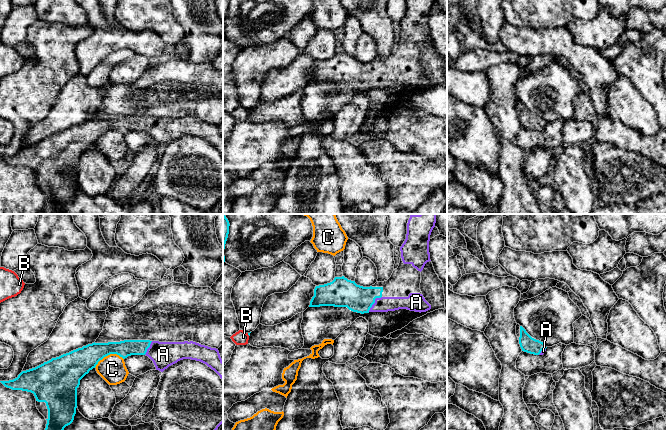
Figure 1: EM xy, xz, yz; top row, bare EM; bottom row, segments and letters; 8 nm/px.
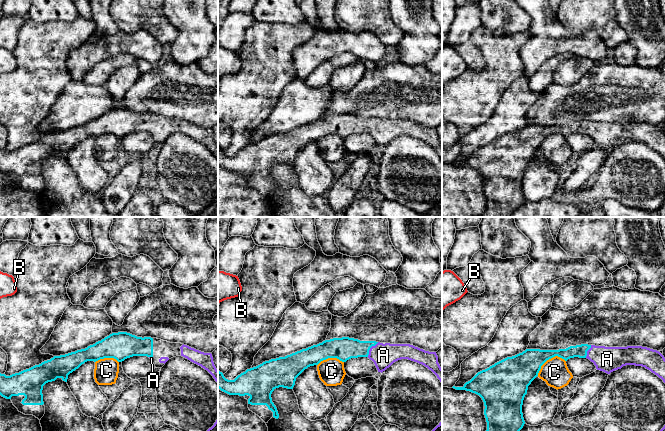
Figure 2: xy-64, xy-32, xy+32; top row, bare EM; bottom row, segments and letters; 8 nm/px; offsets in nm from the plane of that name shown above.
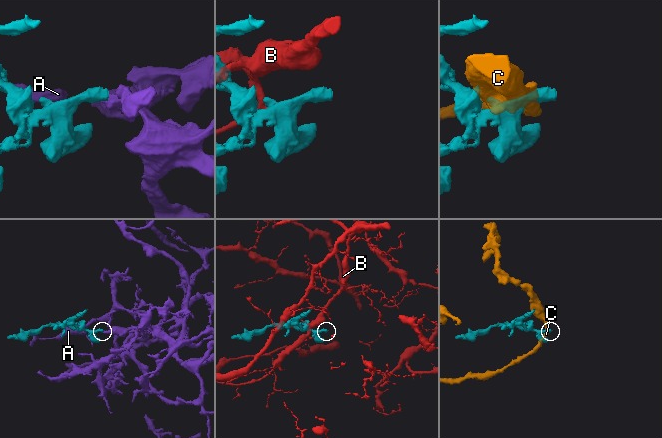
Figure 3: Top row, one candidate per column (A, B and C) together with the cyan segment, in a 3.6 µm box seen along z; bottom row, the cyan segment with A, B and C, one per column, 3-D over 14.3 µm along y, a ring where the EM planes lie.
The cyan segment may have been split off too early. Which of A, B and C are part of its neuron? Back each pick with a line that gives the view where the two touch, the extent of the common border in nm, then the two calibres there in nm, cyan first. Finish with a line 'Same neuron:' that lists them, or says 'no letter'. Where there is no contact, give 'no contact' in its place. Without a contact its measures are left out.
A: xz | 170 nm | 220/130 nm
Same neuron: A

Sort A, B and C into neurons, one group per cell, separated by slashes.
A / B / C

